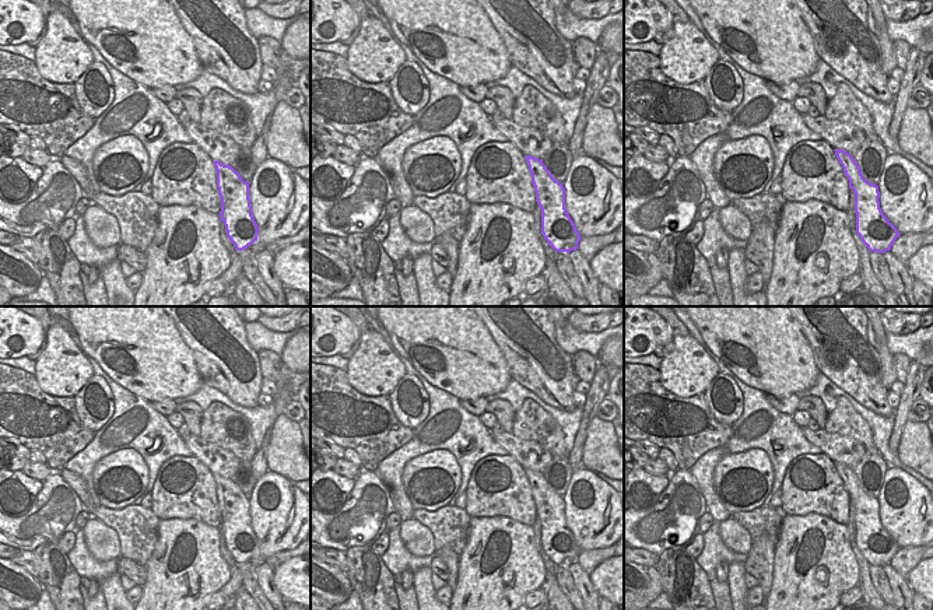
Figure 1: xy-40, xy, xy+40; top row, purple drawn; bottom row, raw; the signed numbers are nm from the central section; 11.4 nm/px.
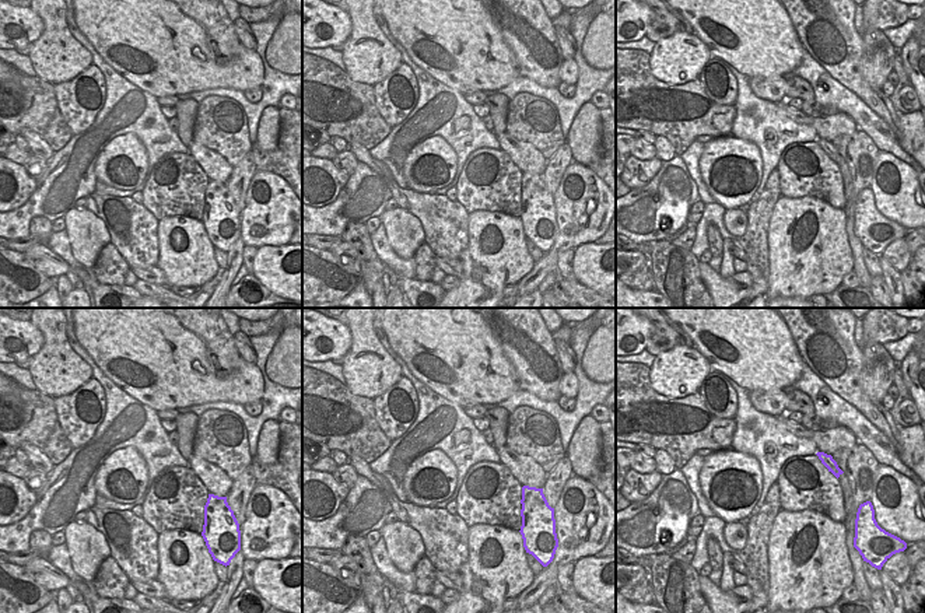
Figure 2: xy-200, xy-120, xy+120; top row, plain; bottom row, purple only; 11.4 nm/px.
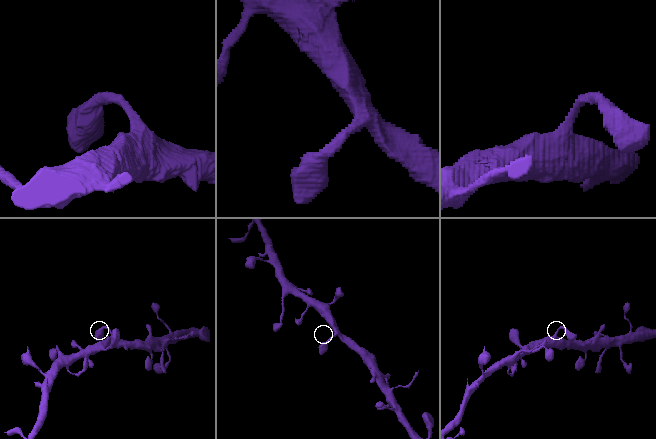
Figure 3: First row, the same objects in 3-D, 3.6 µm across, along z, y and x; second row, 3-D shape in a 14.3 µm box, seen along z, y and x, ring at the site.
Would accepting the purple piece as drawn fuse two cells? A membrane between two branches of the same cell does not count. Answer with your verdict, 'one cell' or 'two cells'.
one cell

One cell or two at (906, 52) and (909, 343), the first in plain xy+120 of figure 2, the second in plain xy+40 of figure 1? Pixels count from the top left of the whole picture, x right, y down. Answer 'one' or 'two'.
two

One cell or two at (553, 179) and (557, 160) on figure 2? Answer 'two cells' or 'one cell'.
one cell

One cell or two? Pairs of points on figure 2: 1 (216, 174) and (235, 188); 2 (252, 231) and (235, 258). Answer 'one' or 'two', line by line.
1: two
2: two

